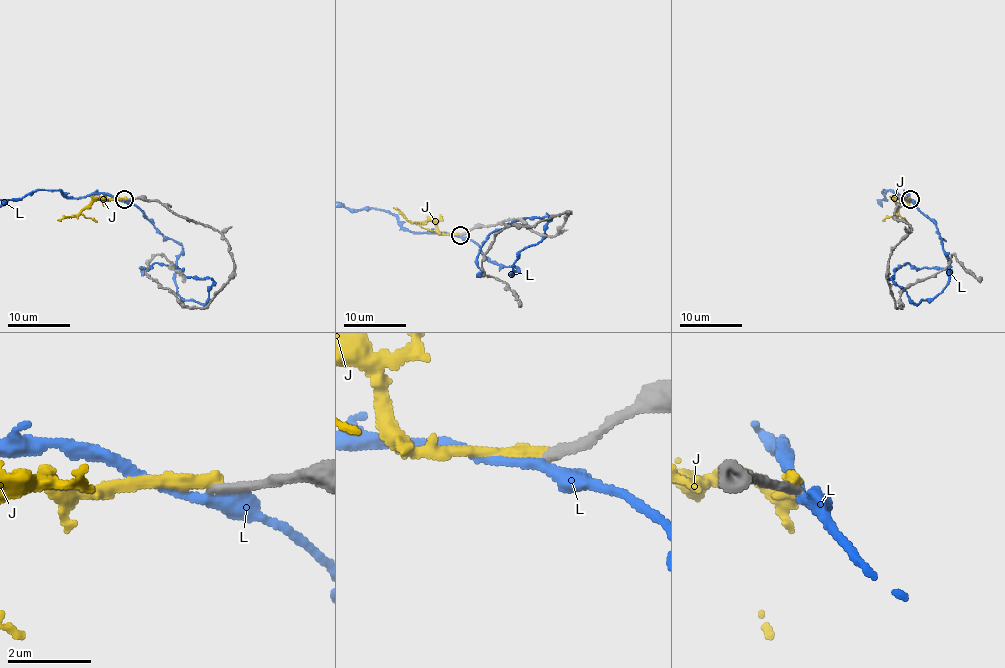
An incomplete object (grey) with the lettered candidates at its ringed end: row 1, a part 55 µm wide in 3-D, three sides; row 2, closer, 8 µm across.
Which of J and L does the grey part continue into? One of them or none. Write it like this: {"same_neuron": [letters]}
{"same_neuron": []}

